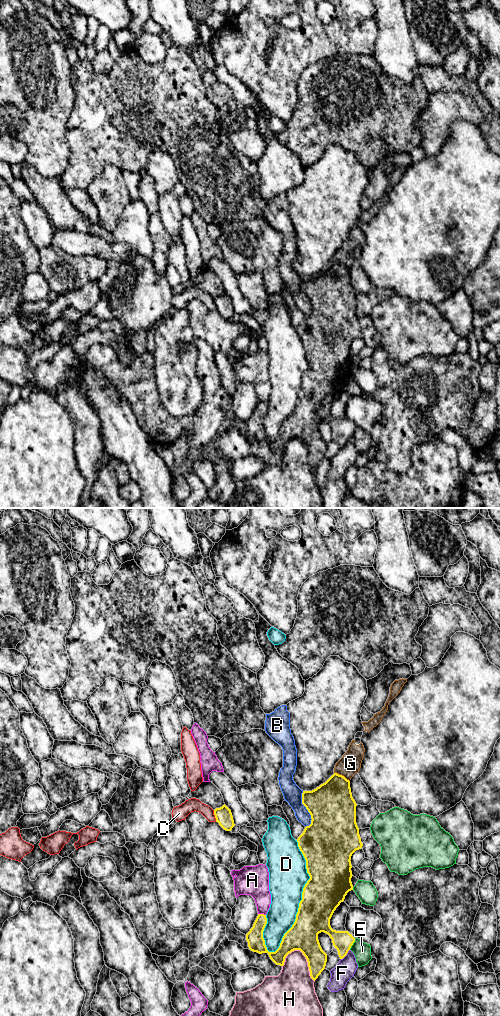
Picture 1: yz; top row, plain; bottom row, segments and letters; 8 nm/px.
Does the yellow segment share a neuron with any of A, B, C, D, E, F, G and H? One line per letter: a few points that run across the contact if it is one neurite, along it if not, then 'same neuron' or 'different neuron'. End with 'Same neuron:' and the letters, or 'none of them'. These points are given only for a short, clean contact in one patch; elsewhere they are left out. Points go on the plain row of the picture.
A: different neuron
B: different neuron
C: line yz (213, 298), (216, 309); different neuron
D: different neuron
E: different neuron
F: different neuron
G: line yz (334, 260), (343, 263), (349, 269); different neuron
H: different neuron
Same neuron: none of them

